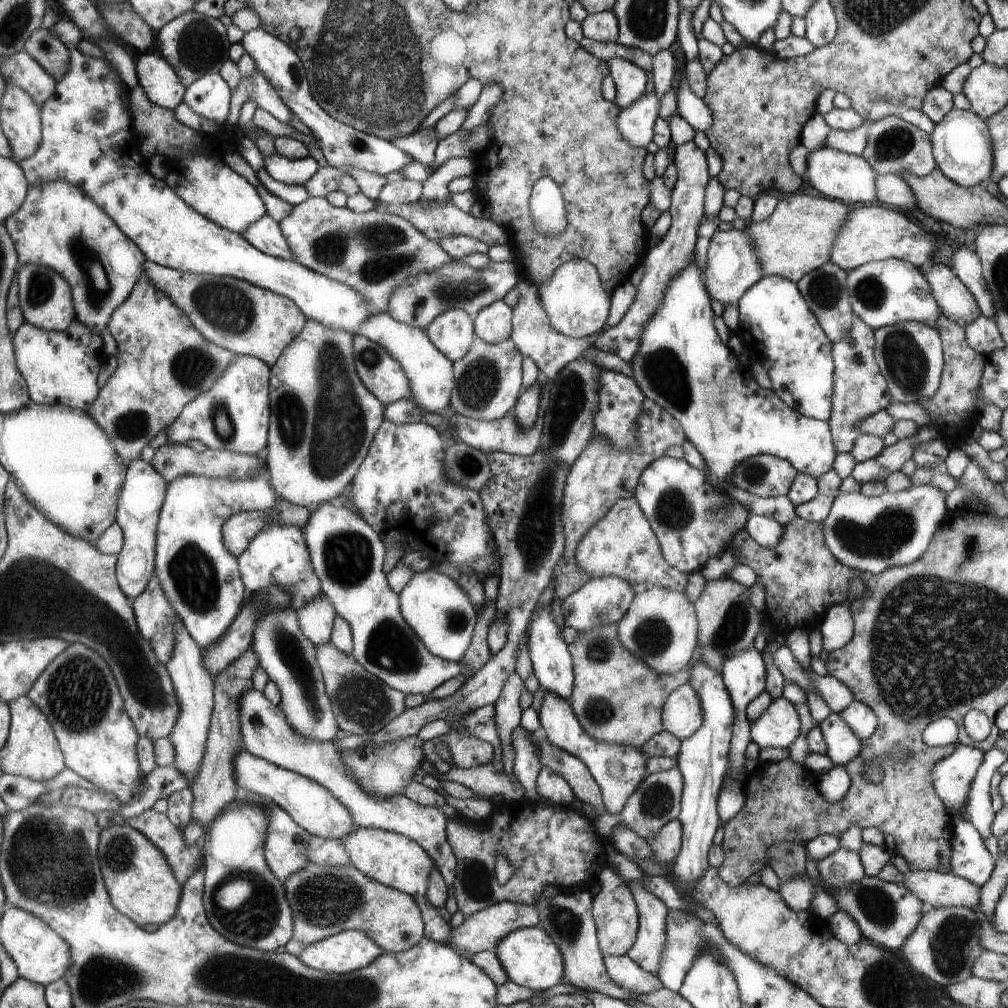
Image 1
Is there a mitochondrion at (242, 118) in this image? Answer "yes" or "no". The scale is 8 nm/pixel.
no

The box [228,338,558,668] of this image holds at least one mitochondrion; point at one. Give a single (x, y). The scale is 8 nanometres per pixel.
(347, 553)

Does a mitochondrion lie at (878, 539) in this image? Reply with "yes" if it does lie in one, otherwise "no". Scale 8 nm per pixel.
yes

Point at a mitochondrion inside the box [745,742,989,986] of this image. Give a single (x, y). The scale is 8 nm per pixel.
(953, 942)

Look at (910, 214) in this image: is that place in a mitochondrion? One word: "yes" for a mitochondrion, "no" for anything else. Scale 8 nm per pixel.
no

